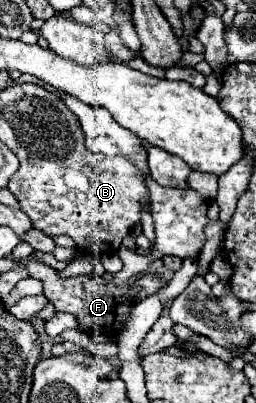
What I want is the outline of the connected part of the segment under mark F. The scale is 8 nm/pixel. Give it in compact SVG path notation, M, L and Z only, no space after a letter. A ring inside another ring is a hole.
M33 256L21 258L19 262L29 270L29 276L31 278L37 278L43 284L43 294L49 298L51 304L55 304L55 310L73 314L77 318L77 328L81 332L87 332L87 334L99 332L99 334L117 338L117 334L125 328L125 322L129 320L131 308L137 302L141 302L145 298L161 292L167 286L167 282L159 274L155 274L155 272L147 272L147 274L139 276L129 288L123 290L123 288L117 288L113 282L105 282L99 276L61 278L55 268L43 264L41 260L35 260Z

